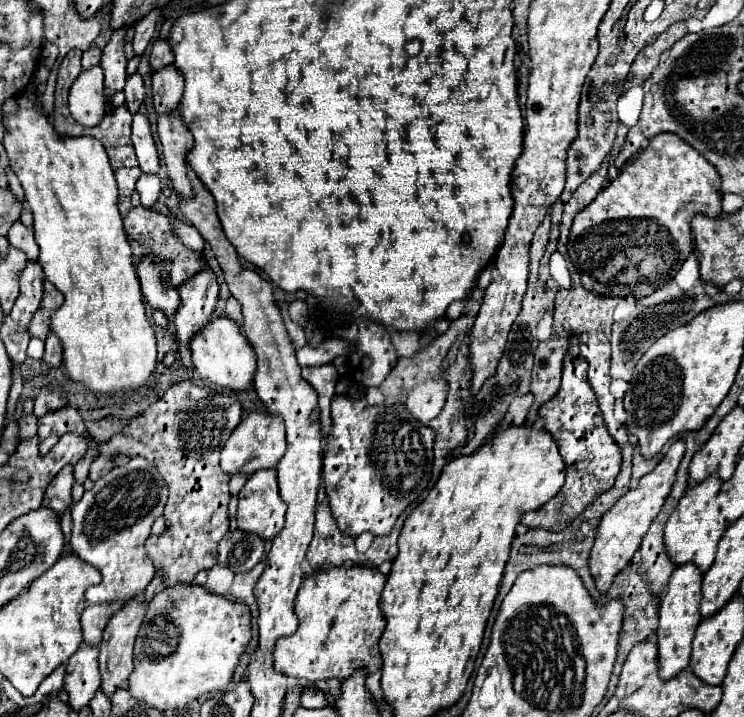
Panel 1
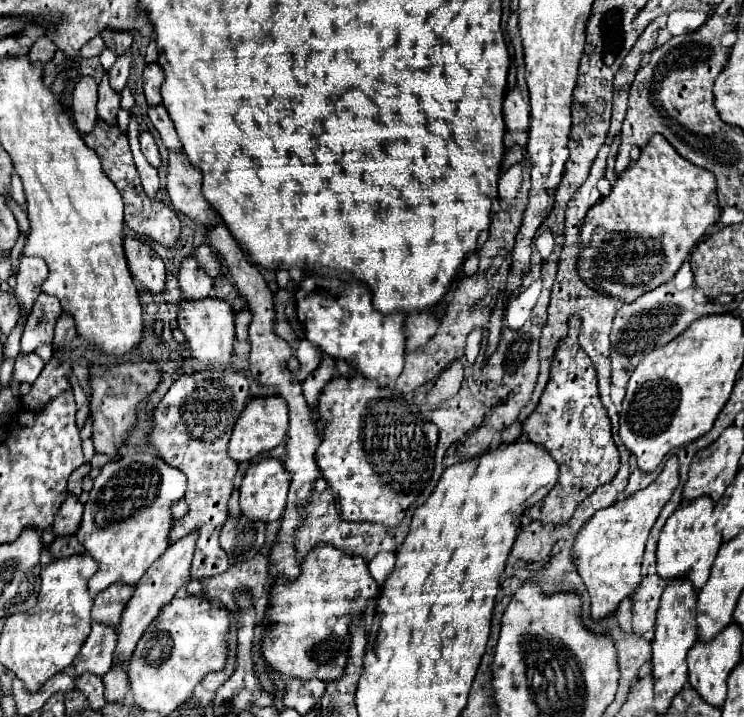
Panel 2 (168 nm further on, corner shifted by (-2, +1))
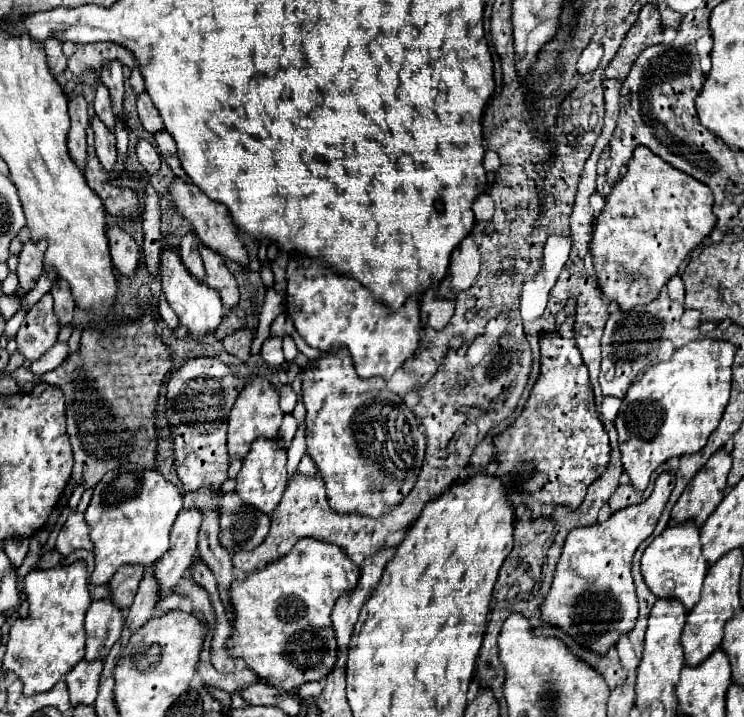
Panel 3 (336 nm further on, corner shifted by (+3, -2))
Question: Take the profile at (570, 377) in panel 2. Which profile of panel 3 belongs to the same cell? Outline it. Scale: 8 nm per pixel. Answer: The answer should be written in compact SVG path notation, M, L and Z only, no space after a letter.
M567 310L567 320L557 332L541 336L541 374L531 390L525 410L503 434L493 440L493 444L497 448L499 462L495 474L507 484L511 494L519 494L523 498L525 508L533 510L535 516L551 516L557 506L577 508L583 502L593 480L597 480L609 466L609 436L595 410L589 374L573 340L573 310Z

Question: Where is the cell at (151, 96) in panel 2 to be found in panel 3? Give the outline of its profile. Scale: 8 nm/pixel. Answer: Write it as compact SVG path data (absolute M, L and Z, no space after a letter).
M141 92L137 96L137 112L139 112L139 118L141 118L141 124L147 132L157 132L157 130L163 130L163 120L157 112L157 108L153 106L153 102L149 100L149 94L147 92Z

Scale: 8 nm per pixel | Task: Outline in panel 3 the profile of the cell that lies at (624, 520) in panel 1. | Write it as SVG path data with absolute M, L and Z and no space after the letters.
M661 472L647 500L615 512L601 524L581 526L569 532L555 570L551 592L541 604L545 622L561 626L579 644L599 654L605 654L621 634L635 626L637 596L631 576L631 560L639 544L655 530L673 490L673 480L675 476L671 472Z

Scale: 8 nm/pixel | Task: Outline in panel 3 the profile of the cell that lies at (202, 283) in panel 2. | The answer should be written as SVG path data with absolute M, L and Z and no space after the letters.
M189 232L189 234L183 236L183 240L181 240L179 258L181 258L183 266L189 270L189 274L191 274L195 280L203 282L203 280L205 280L205 268L203 268L203 260L201 260L197 248L199 248L199 240L197 240L195 234Z

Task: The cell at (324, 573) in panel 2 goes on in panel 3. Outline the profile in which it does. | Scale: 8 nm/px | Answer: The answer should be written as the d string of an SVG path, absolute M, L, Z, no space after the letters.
M313 538L299 540L281 560L275 560L261 572L249 574L245 580L233 582L231 602L235 608L235 624L229 638L231 654L235 658L243 658L261 680L279 690L297 690L305 682L323 680L333 670L337 660L337 640L331 624L331 610L339 596L357 588L359 576L359 566L353 564L335 544L325 544Z

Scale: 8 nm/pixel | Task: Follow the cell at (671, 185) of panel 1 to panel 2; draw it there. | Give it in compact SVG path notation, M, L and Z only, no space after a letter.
M652 135L642 147L640 159L618 177L610 195L586 215L578 275L598 293L632 303L670 281L688 259L696 241L718 219L716 177L678 157L664 137Z

